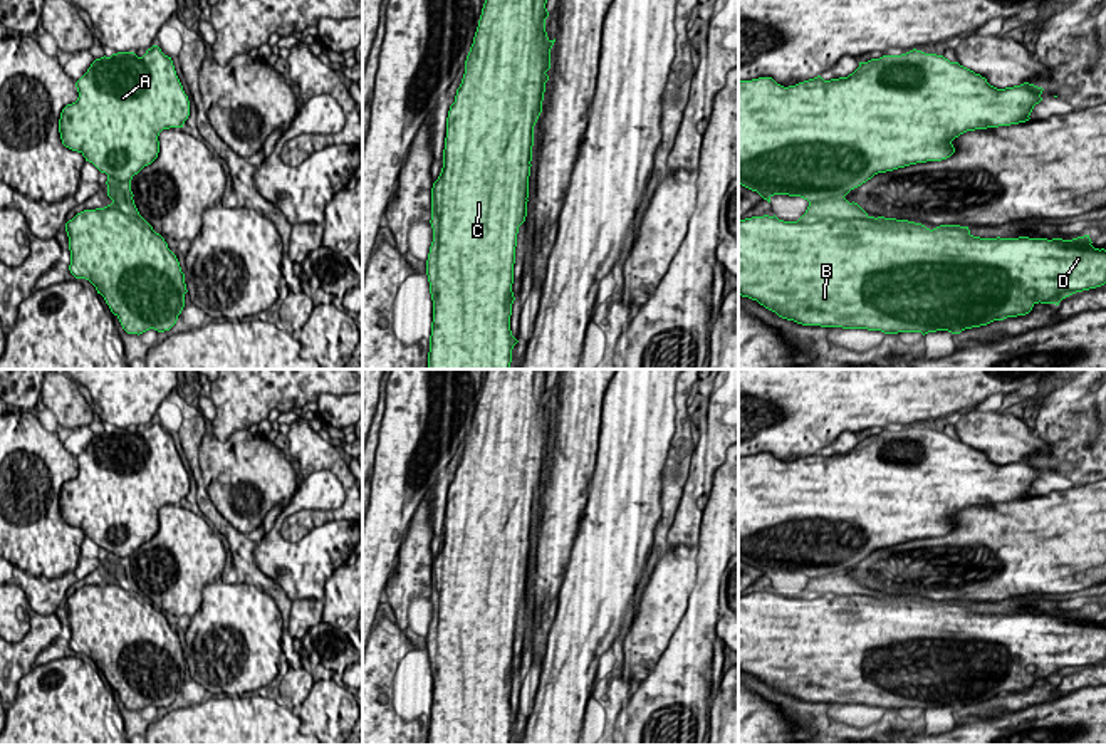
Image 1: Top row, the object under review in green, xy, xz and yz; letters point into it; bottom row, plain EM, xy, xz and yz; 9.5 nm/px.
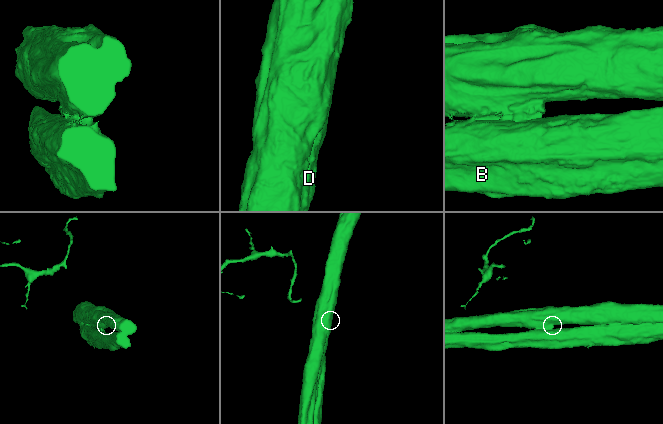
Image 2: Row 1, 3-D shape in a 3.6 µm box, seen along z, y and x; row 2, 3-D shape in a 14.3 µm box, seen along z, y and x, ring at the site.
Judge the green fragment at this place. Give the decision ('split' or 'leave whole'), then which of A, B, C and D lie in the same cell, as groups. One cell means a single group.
split; groups A / B C D

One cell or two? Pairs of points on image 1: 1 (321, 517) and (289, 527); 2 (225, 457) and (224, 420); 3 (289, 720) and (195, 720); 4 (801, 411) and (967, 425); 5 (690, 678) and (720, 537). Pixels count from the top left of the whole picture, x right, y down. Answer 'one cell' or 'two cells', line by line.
1: one cell
2: two cells
3: one cell
4: two cells
5: one cell

